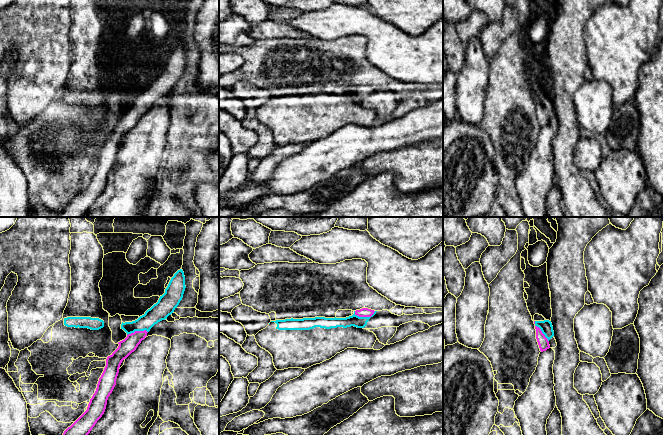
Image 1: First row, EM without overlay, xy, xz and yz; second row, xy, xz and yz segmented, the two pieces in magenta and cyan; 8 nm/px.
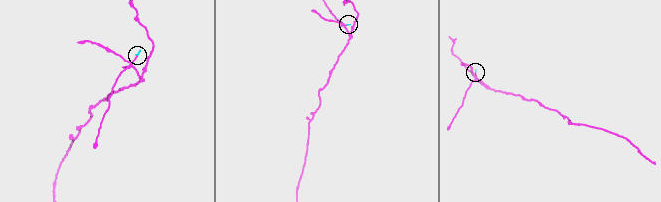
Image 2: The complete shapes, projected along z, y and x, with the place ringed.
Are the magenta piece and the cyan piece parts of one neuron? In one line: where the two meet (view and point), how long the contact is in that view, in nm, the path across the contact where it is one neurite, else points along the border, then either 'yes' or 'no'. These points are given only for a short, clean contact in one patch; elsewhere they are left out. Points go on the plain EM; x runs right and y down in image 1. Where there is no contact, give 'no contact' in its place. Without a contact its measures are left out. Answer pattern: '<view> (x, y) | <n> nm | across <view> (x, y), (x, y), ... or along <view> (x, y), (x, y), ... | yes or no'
xz (364, 92) | 180 nm | across xz (364, 88), (364, 92), (360, 98) | yes

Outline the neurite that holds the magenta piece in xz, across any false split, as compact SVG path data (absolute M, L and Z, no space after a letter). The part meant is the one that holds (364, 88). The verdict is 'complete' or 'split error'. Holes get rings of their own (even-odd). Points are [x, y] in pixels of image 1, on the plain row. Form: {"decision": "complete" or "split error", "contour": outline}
{"decision": "split error", "contour": "M362 84L360 86L354 87L352 92L346 94L325 94L325 93L315 93L315 94L303 94L303 95L285 95L271 97L277 100L276 105L278 106L310 106L315 103L331 105L337 103L357 103L364 104L371 93L376 90L377 87Z"}

